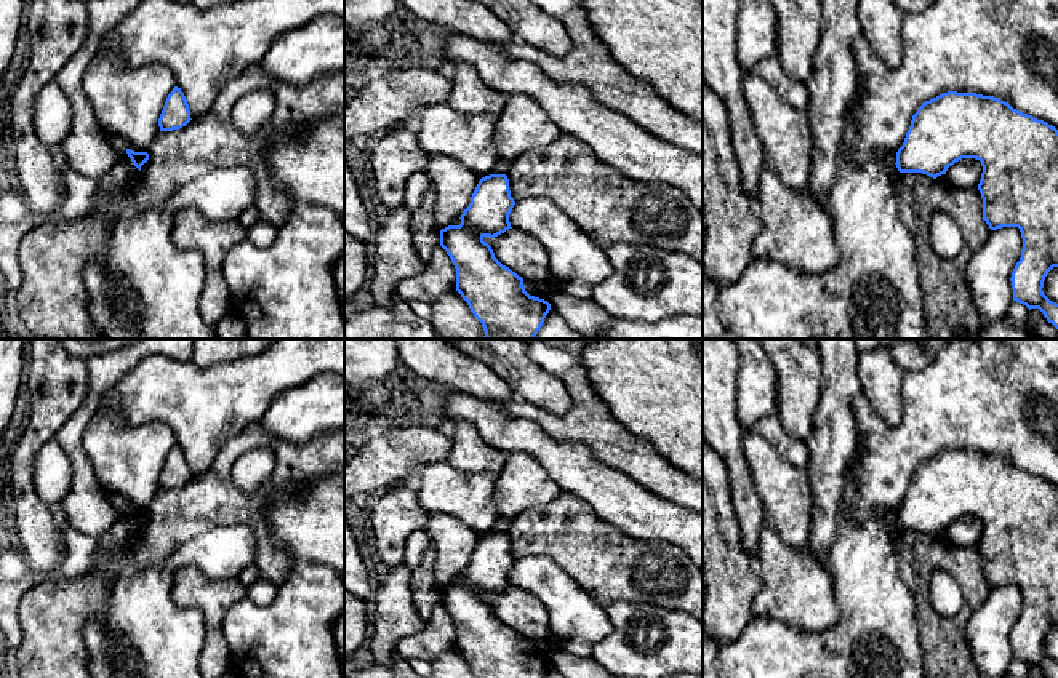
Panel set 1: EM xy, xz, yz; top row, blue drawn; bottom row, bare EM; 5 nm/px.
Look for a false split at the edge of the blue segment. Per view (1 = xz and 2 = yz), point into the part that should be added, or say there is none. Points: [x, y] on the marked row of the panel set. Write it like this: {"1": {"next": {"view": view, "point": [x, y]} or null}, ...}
{"1": {"next": null}, "2": {"next": null}}

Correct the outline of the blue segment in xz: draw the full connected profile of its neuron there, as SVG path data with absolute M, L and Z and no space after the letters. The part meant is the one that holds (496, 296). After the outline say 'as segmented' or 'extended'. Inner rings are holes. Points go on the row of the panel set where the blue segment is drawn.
M490 174L479 181L469 206L461 214L459 225L448 225L440 230L440 246L450 256L456 269L456 291L467 302L474 317L482 323L483 339L535 339L541 329L551 304L530 296L525 291L523 278L503 265L485 237L495 238L512 229L509 214L515 201L511 197L506 174Z; as segmented

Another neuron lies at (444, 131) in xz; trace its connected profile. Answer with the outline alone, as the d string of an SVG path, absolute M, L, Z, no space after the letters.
M443 102L419 117L418 142L431 157L450 157L480 179L493 174L501 160L493 141L498 115L467 115Z

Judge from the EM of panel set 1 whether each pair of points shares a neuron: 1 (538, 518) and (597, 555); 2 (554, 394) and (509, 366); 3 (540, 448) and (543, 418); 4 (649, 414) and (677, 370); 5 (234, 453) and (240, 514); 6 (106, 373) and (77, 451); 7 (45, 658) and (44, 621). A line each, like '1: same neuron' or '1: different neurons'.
1: same neuron
2: same neuron
3: different neurons
4: same neuron
5: same neuron
6: same neuron
7: same neuron

